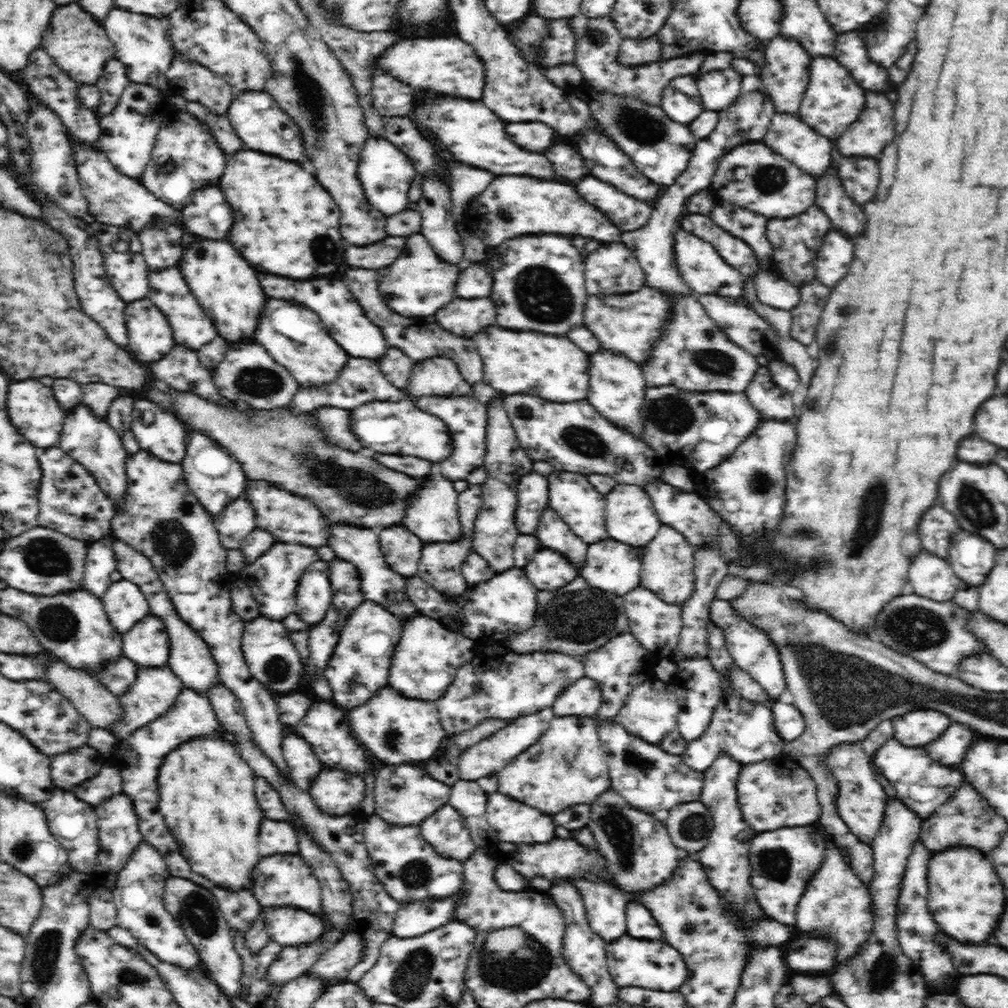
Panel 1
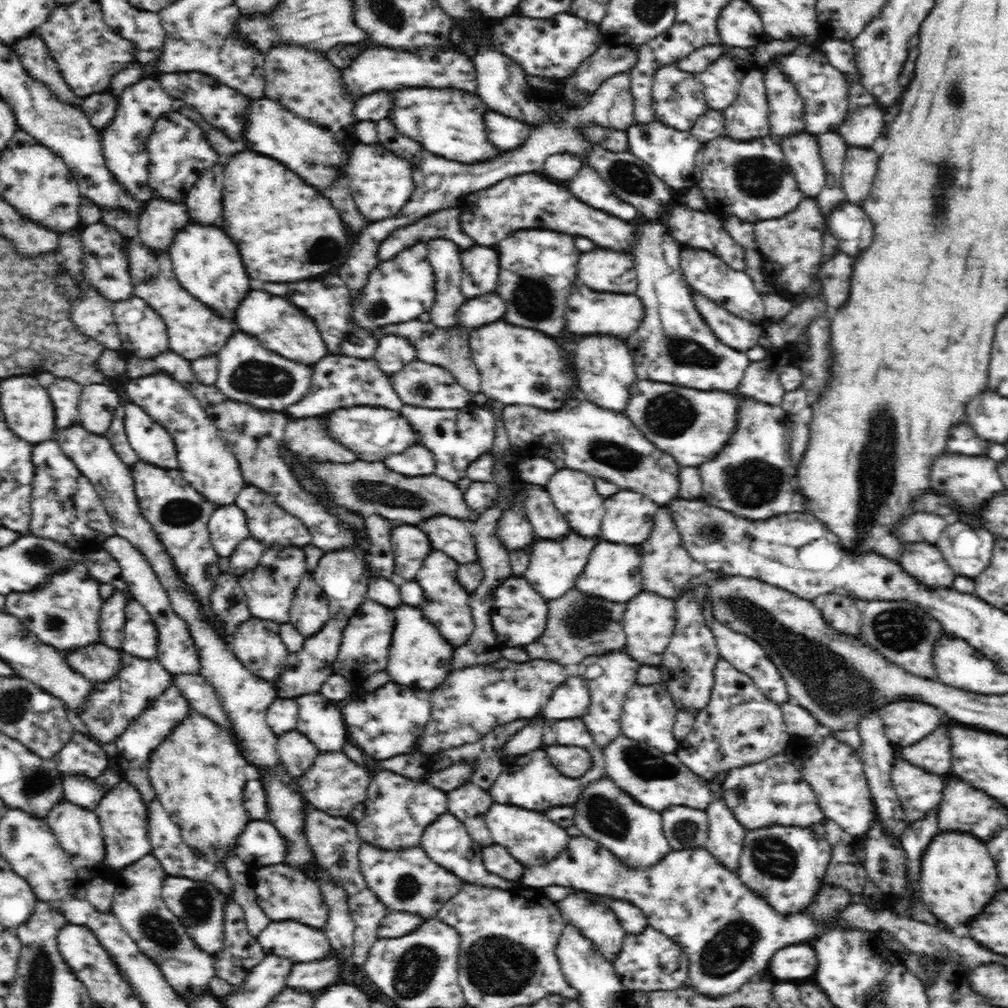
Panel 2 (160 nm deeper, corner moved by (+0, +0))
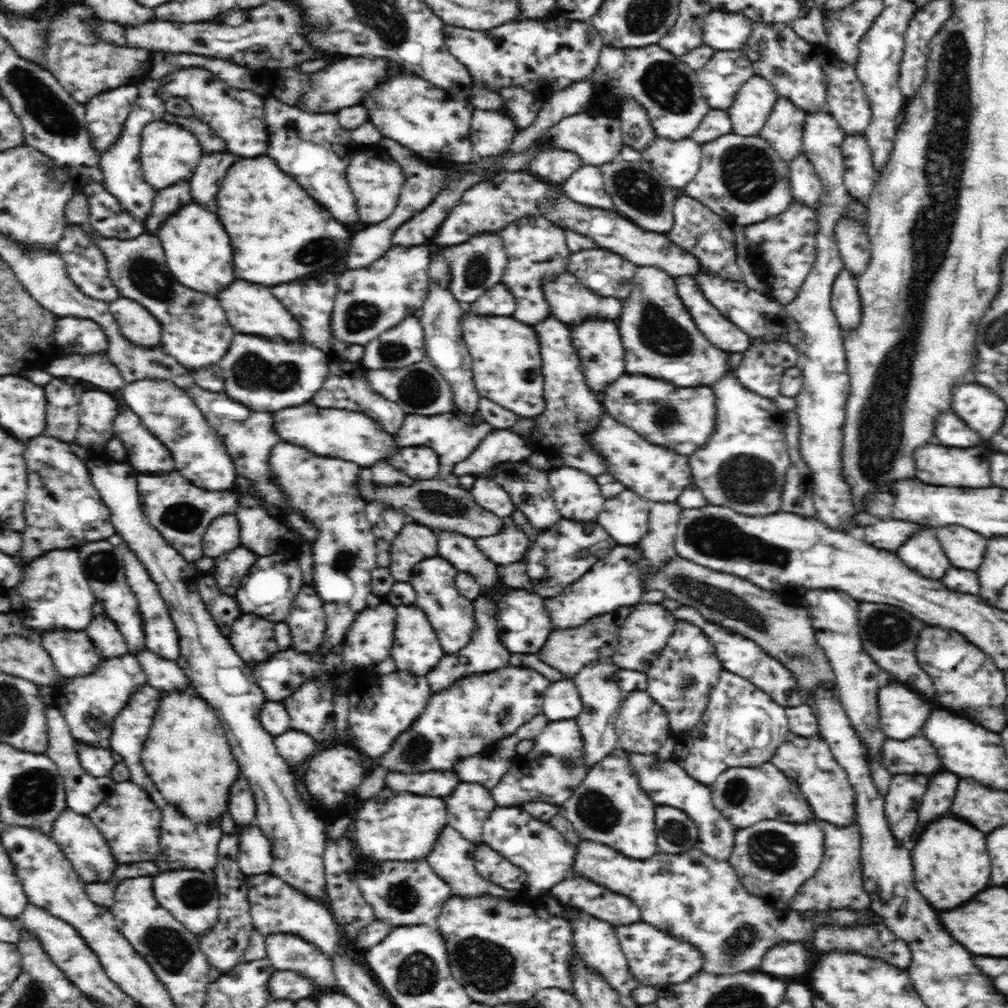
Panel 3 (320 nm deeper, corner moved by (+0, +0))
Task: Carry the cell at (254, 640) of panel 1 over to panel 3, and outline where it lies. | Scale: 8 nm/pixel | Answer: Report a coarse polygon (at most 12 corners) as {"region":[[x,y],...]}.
{"region":[[242,614],[229,642],[242,661],[263,664],[279,652],[274,624]]}

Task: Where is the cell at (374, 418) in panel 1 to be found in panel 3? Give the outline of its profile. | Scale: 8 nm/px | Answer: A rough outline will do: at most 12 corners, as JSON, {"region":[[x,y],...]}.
{"region":[[360,411],[271,413],[280,440],[368,468],[395,438]]}

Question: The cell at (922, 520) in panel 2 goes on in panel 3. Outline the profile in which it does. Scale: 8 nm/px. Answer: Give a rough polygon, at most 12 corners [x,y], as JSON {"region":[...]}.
{"region":[[884,520],[860,536],[878,549],[895,551],[918,524]]}

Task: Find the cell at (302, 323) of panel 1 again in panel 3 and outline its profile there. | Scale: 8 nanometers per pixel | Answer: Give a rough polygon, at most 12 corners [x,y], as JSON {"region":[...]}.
{"region":[[234,282],[218,298],[236,332],[302,340],[266,286]]}

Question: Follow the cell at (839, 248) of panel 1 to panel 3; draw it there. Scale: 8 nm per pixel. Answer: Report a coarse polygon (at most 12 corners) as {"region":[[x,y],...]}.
{"region":[[842,269],[831,307],[843,334],[860,322],[857,279]]}

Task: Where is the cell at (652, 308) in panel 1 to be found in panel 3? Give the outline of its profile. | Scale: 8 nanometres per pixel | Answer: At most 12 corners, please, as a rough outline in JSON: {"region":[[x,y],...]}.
{"region":[[573,274],[554,278],[550,314],[567,325],[614,321],[621,299],[595,295]]}

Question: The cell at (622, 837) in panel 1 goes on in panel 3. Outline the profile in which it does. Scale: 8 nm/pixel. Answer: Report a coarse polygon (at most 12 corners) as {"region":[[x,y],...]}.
{"region":[[615,747],[561,807],[582,839],[658,853],[657,805]]}

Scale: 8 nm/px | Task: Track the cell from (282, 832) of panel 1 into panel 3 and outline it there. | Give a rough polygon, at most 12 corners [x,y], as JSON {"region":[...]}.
{"region":[[255,824],[240,831],[236,858],[247,877],[268,873],[270,839]]}

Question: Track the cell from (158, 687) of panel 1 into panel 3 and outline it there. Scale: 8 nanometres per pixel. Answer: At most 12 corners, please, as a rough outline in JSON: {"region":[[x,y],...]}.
{"region":[[130,652],[54,687],[77,744],[109,749],[147,676]]}

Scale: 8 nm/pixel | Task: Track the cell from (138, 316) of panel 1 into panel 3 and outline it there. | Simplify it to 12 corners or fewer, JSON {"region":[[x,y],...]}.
{"region":[[134,299],[108,303],[136,346],[158,346],[160,323]]}

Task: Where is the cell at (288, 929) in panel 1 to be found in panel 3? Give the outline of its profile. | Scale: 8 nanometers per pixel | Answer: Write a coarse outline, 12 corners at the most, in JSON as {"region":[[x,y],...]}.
{"region":[[300,935],[265,938],[274,970],[296,972],[314,990],[342,993],[332,959]]}

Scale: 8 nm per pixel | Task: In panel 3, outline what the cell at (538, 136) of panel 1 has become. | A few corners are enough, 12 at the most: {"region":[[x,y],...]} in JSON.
{"region":[[475,109],[474,156],[504,152],[518,130],[506,113]]}

